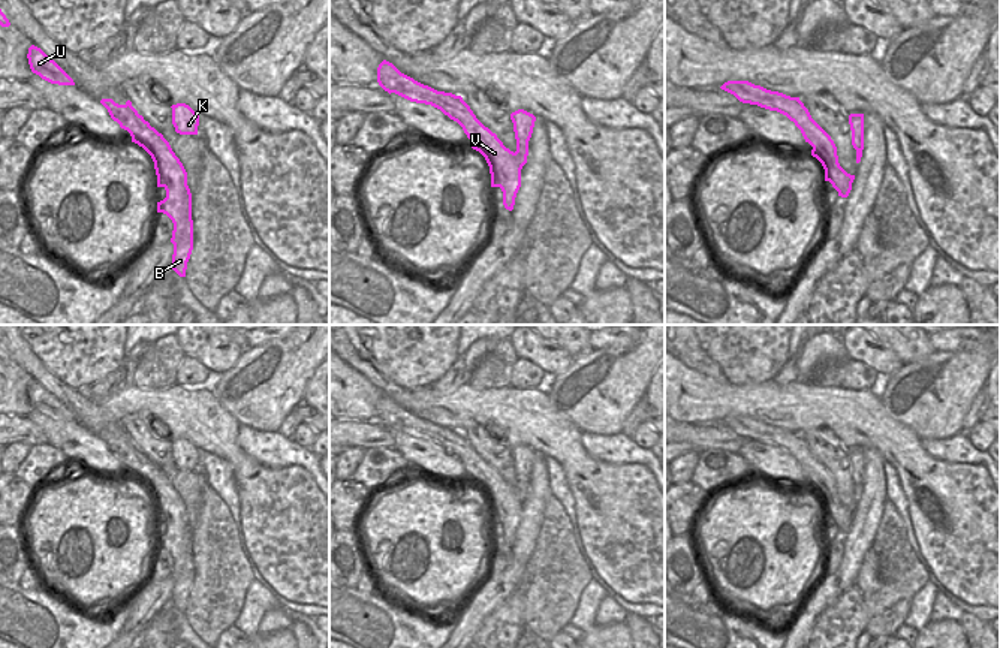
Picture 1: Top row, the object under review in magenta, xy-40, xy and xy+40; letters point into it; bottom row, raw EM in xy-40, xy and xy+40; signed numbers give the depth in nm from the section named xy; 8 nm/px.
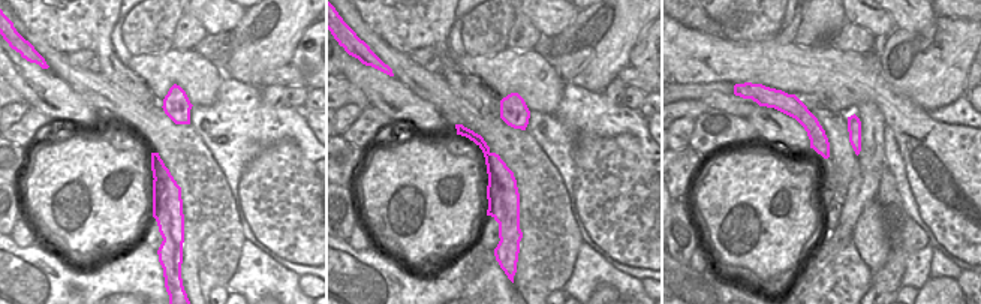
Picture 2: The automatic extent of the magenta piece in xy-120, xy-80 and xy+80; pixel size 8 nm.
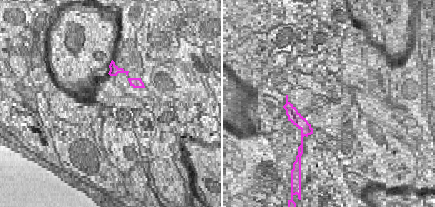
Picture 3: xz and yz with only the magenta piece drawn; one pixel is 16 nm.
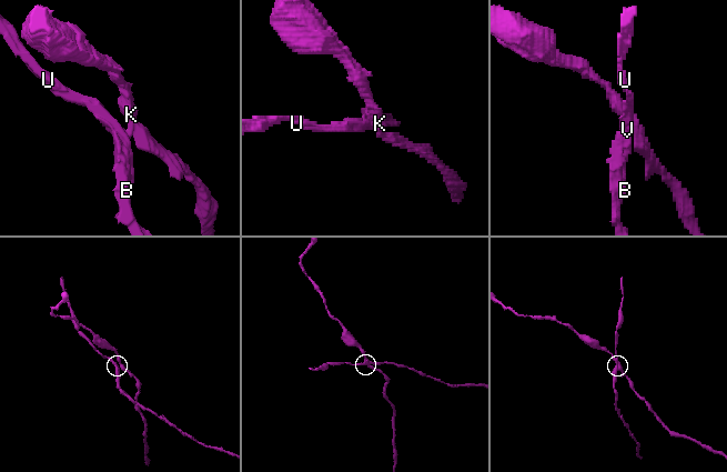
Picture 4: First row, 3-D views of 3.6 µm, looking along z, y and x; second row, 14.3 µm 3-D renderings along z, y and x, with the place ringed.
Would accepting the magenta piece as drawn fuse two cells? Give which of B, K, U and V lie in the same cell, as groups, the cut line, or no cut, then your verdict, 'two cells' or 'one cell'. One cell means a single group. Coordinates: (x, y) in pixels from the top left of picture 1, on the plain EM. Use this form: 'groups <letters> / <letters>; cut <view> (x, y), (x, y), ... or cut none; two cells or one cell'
groups B U V / K; cut xy (515, 487), (521, 502); two cells

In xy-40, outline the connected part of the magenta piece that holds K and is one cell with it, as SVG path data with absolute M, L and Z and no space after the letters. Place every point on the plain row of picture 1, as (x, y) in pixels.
M186 438L172 440L172 459L180 470L198 470L199 450Z

